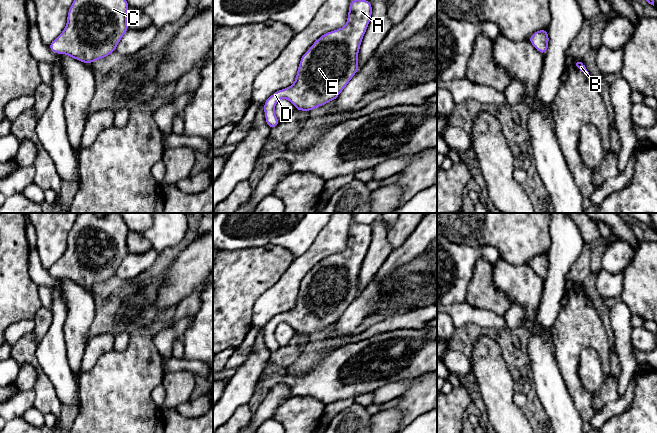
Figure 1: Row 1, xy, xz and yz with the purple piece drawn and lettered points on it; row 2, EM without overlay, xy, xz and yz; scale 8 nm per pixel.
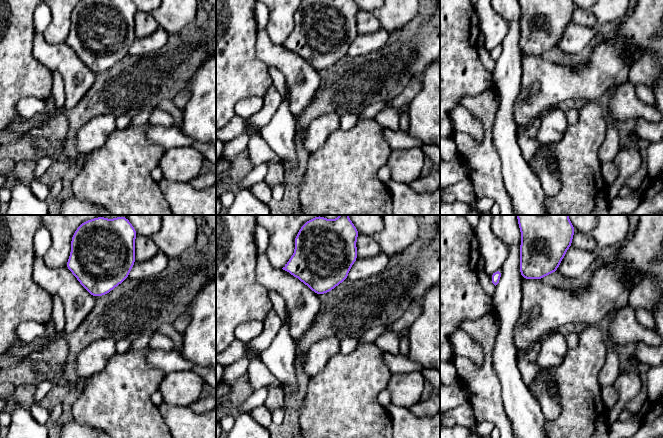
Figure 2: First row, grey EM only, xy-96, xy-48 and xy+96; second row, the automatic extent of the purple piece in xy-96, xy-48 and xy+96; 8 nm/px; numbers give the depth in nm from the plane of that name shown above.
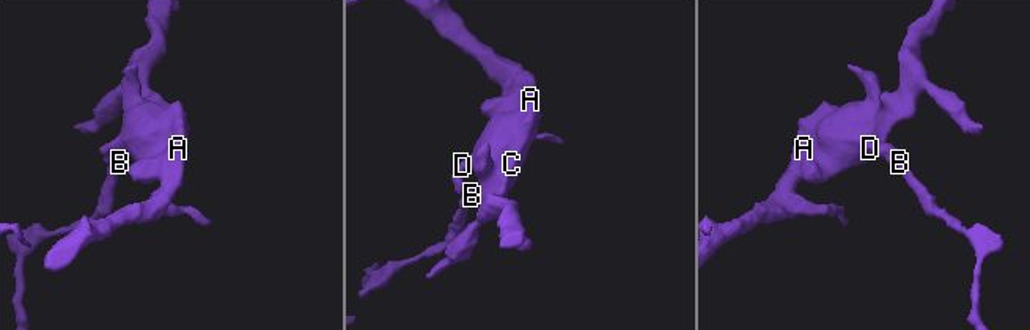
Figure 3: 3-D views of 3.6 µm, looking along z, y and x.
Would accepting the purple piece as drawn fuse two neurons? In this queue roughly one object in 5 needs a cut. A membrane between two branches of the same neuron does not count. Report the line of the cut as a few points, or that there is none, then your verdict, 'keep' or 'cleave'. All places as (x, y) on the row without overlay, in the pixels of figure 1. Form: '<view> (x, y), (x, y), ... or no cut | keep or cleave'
no cut | keep

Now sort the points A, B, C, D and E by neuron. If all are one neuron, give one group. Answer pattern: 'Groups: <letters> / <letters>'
Groups: A B C D E

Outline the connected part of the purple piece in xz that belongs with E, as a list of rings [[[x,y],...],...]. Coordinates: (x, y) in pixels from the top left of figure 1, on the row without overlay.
[[[354,222],[346,249],[320,260],[302,279],[295,306],[263,326],[271,354],[280,348],[274,332],[281,322],[289,324],[297,335],[309,336],[338,322],[359,294],[359,273],[371,241],[372,225]]]

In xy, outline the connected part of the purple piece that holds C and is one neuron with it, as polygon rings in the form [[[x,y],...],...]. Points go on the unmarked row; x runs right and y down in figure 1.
[[[79,213],[68,234],[67,248],[48,272],[55,278],[66,278],[82,287],[93,288],[116,275],[123,259],[129,254],[127,235],[130,232],[120,213],[99,217],[94,213]]]

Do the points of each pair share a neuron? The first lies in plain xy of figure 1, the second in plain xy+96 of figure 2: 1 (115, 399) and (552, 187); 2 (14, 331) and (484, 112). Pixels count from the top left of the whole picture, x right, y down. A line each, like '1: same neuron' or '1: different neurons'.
1: different neurons
2: different neurons

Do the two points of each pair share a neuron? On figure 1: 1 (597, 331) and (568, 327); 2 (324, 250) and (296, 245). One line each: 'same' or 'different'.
1: same
2: different

